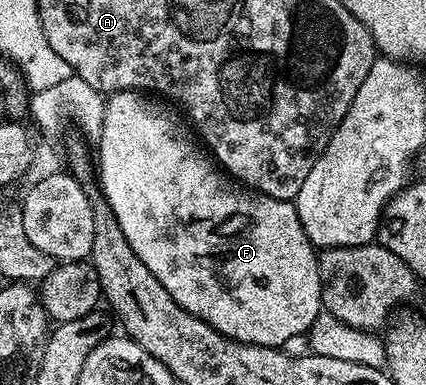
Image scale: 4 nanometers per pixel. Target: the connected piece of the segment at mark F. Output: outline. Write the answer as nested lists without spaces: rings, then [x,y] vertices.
[[[142,90],[115,92],[105,101],[102,130],[96,136],[98,141],[96,174],[98,170],[98,180],[102,183],[100,191],[109,202],[110,209],[116,214],[116,222],[120,222],[120,230],[124,230],[124,238],[128,238],[132,250],[136,250],[140,262],[144,262],[144,266],[148,266],[148,270],[156,274],[160,286],[164,286],[164,290],[168,290],[168,294],[172,294],[172,298],[181,308],[188,310],[188,314],[196,314],[196,318],[208,322],[208,326],[212,326],[220,334],[224,334],[230,340],[239,340],[242,344],[263,344],[269,348],[286,346],[293,336],[301,337],[309,332],[317,316],[324,311],[322,283],[318,273],[319,253],[310,243],[308,234],[304,234],[304,226],[300,226],[300,214],[296,214],[294,201],[263,196],[262,193],[255,192],[231,179],[207,155],[203,145],[195,139],[191,129],[184,123],[183,117],[177,111],[174,113],[169,106],[171,107],[165,99],[155,98]]]

